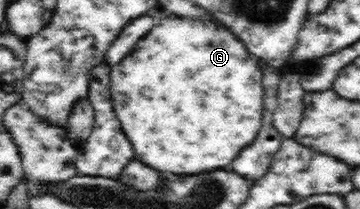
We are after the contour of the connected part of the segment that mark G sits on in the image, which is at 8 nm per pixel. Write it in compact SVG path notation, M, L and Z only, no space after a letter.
M167 17L109 71L115 113L146 166L183 176L223 169L249 145L263 117L263 69L226 26Z

